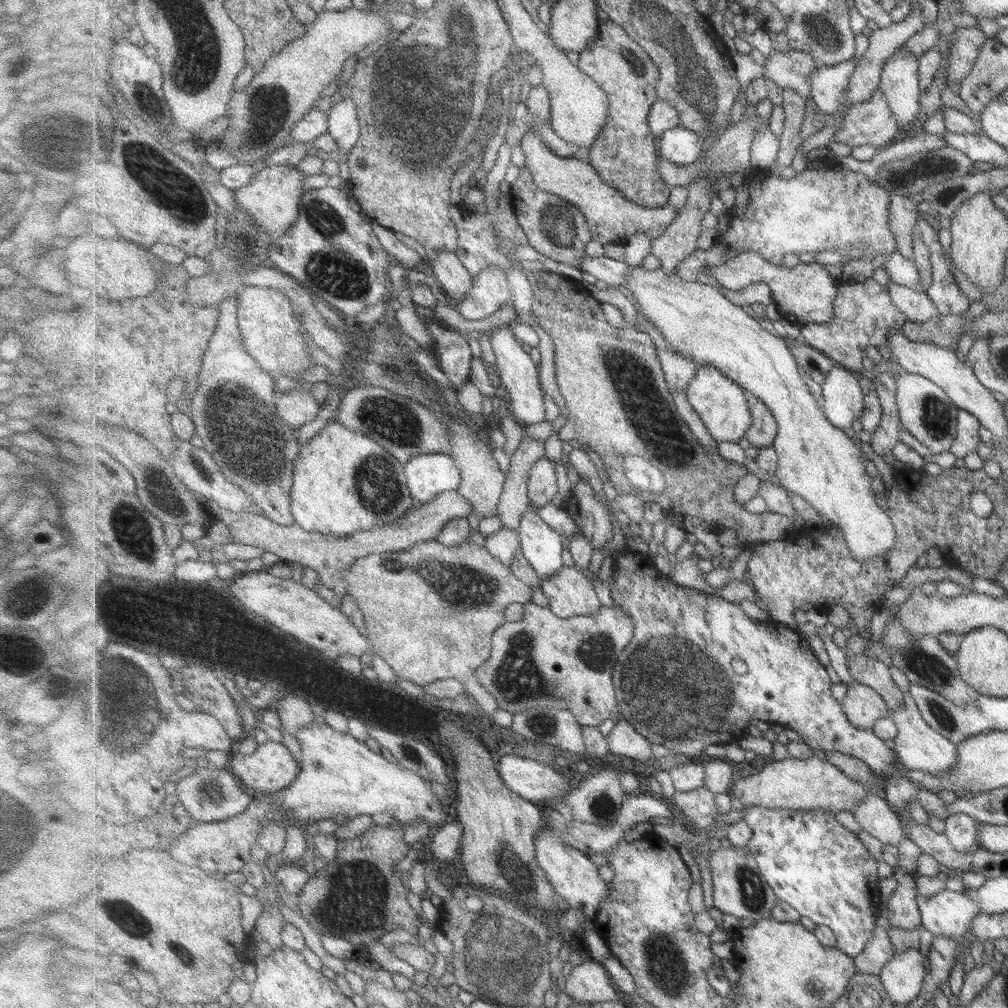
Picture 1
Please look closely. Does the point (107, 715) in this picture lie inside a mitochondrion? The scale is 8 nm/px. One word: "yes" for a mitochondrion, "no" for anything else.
yes

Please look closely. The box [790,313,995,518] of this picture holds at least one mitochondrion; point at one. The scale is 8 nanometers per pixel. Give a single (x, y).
(936, 417)

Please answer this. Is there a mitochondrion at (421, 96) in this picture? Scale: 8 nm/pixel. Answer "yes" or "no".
yes

